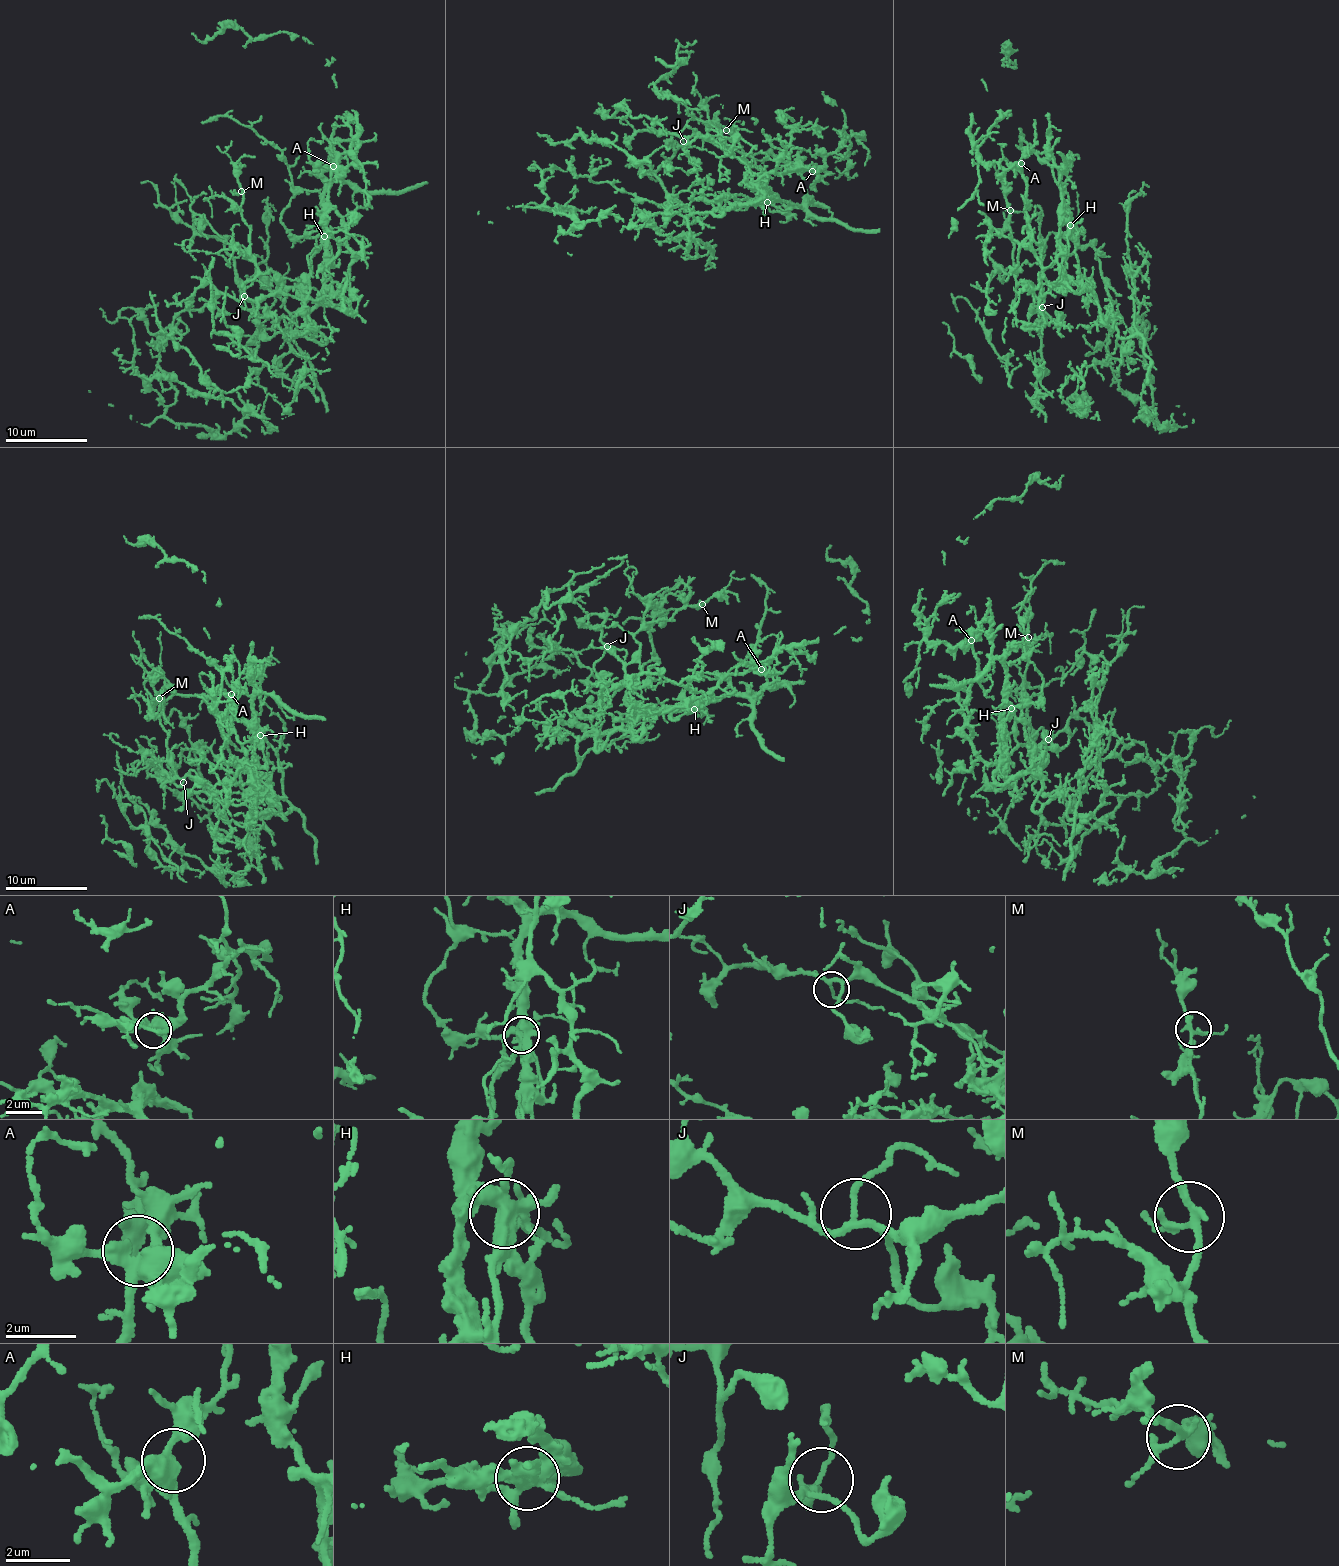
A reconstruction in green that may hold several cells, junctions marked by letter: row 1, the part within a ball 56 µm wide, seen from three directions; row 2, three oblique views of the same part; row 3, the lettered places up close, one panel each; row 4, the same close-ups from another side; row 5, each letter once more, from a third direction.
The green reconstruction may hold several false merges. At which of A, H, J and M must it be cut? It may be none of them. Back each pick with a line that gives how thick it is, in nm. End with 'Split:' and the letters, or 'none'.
H: calibre 440 nm
Split: H

